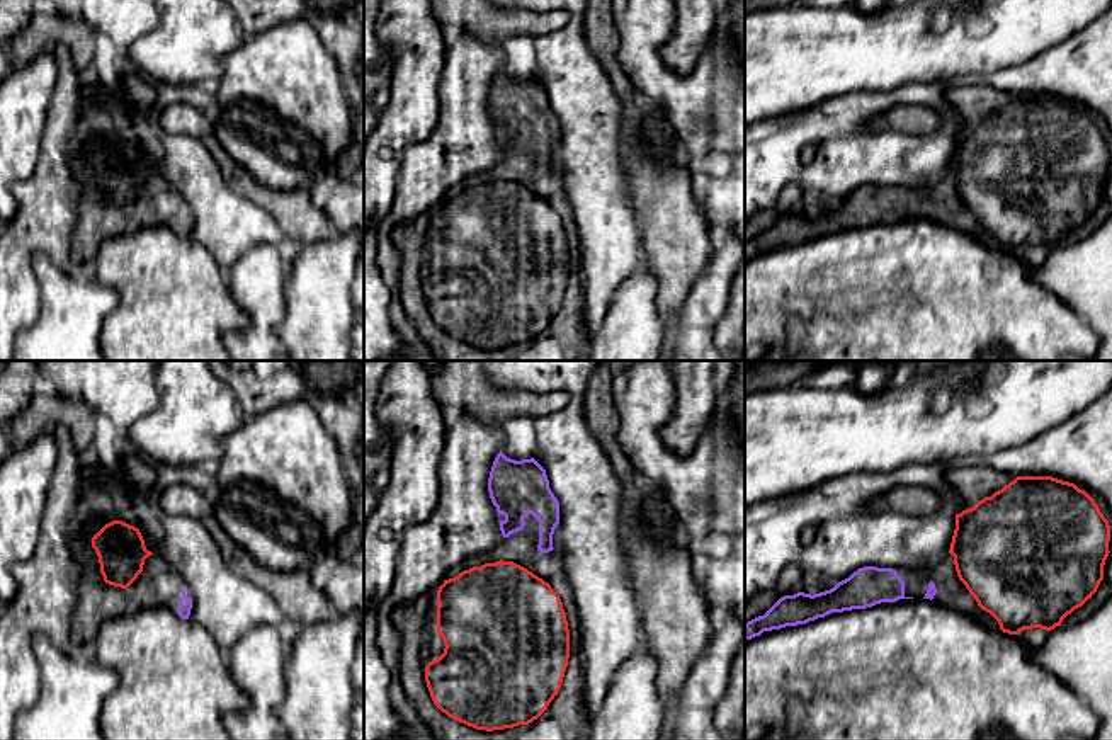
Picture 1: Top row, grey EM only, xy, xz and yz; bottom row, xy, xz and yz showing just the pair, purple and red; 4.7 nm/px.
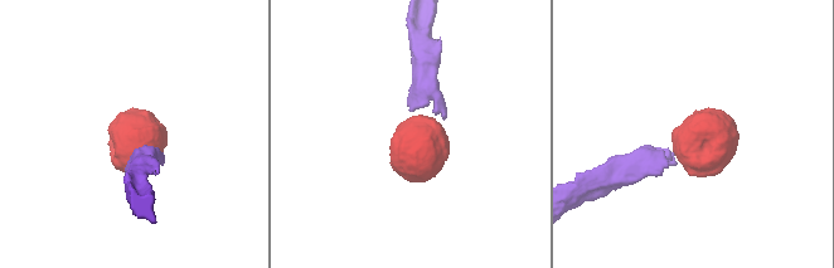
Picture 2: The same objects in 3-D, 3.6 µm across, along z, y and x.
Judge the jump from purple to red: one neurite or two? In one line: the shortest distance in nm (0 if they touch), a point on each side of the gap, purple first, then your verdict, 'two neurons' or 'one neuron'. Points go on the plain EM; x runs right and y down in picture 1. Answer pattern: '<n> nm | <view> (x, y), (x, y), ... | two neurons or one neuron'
110 nm | xz (541, 170), (531, 191) | one neuron

